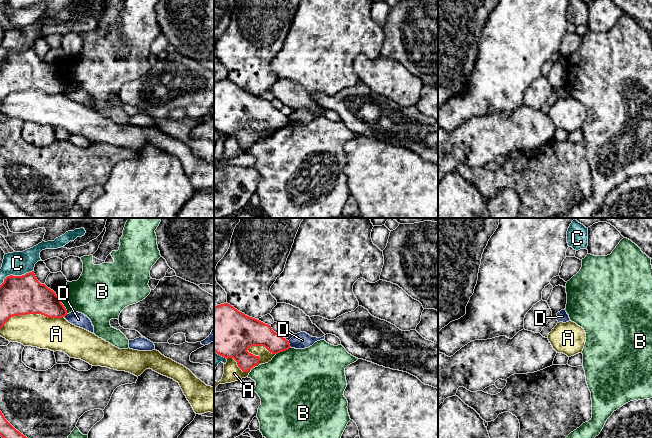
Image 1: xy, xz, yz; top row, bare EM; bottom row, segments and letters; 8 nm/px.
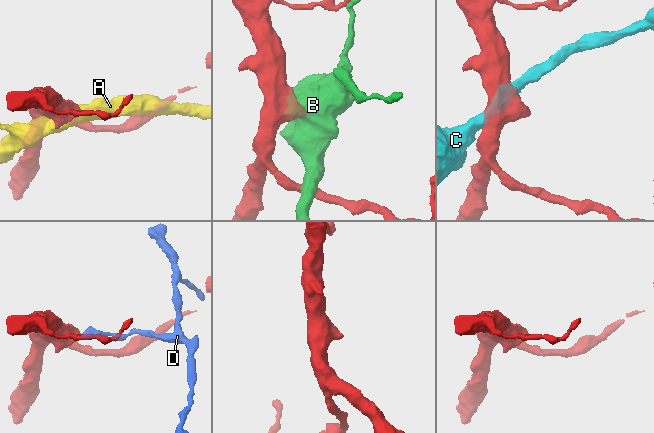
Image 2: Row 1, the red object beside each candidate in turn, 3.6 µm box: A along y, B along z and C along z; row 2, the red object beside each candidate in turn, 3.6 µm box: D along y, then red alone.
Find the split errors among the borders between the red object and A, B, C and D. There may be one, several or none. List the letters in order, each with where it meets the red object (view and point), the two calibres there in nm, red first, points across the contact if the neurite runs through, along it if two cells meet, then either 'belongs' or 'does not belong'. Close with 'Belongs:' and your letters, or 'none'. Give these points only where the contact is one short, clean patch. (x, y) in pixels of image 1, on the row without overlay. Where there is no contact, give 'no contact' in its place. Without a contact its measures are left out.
A: meets red in xz at (258, 132); 300 nm thick on the red side, 140 nm on the other; does not belong
B: meets red in xy at (63, 81); 260 nm thick on the red side, 340 nm on the other; does not belong
C: meets red in xy at (15, 52); 320 nm thick on the red side, 190 nm on the other; does not belong
D: meets red in xz at (289, 120); 190 nm thick on the red side, 140 nm on the other; border along xz (288, 117), (291, 123); does not belong
Belongs: none

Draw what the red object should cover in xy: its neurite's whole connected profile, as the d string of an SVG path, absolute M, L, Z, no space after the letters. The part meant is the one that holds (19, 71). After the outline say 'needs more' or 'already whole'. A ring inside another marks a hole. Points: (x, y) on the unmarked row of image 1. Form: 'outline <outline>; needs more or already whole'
outline M34 47L22 52L7 52L0 61L0 105L13 92L41 90L62 94L67 86L59 72L41 60Z; already whole

